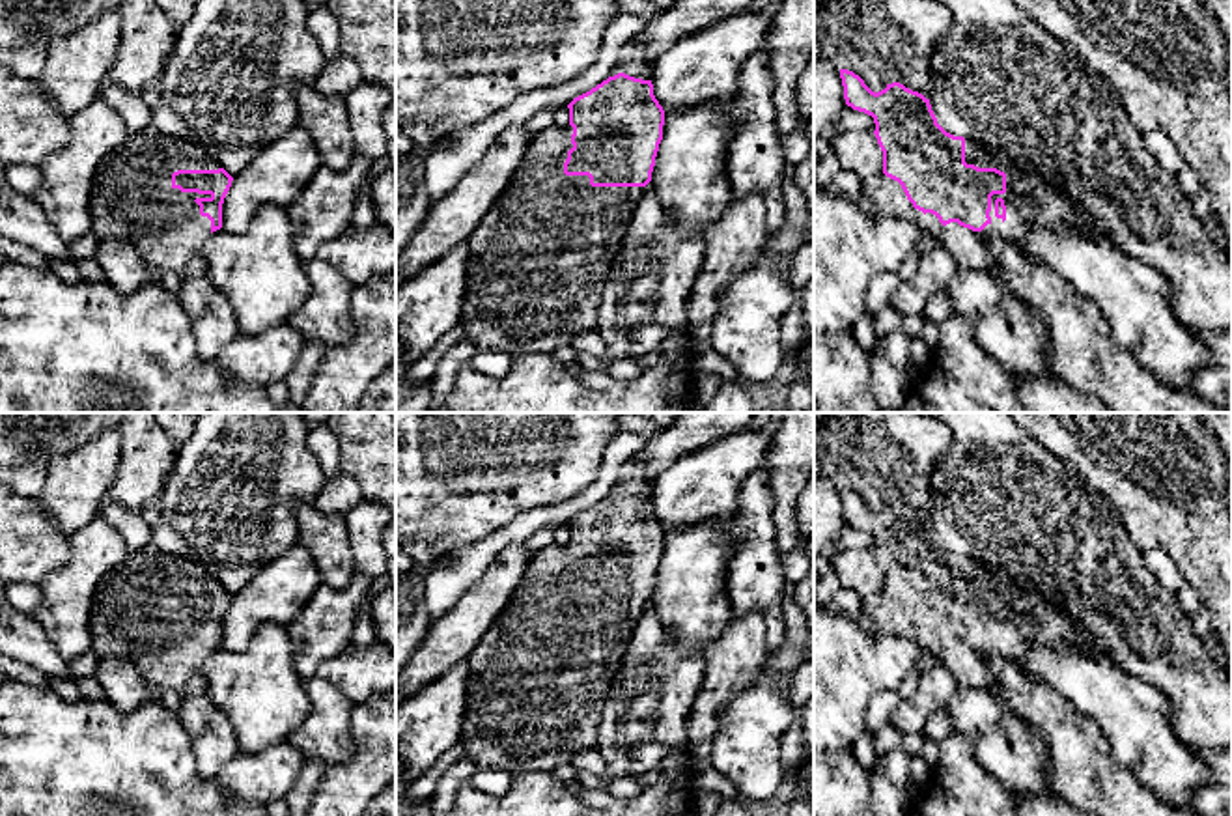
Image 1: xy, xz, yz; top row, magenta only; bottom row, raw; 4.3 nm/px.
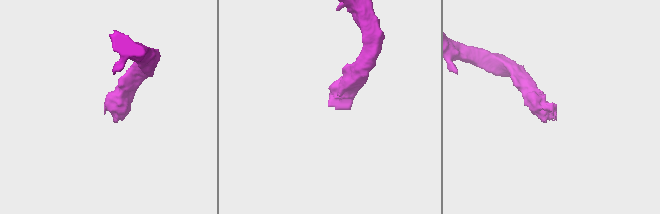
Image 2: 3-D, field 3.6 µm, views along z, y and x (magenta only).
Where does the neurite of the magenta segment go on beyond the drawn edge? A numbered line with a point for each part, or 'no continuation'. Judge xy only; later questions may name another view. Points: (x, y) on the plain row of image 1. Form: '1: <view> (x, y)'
1: xy (131, 617)

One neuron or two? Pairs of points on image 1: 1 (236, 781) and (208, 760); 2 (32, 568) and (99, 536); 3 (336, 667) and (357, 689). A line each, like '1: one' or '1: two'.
1: two
2: two
3: one

